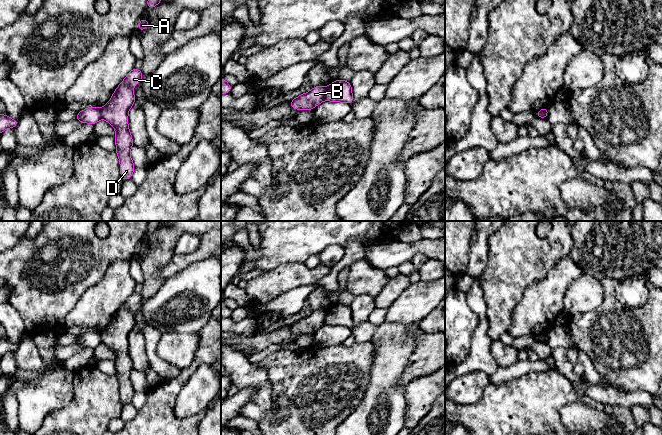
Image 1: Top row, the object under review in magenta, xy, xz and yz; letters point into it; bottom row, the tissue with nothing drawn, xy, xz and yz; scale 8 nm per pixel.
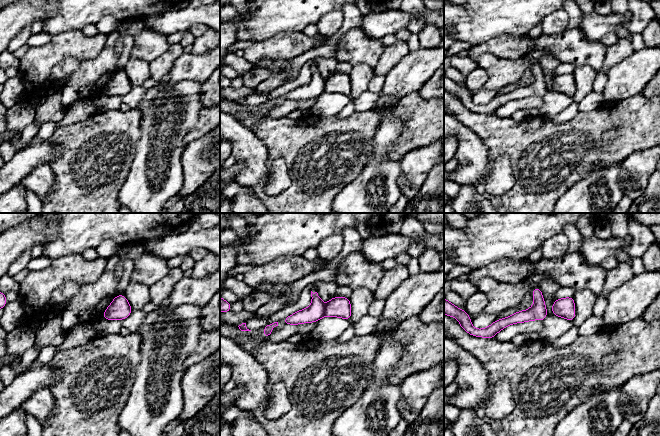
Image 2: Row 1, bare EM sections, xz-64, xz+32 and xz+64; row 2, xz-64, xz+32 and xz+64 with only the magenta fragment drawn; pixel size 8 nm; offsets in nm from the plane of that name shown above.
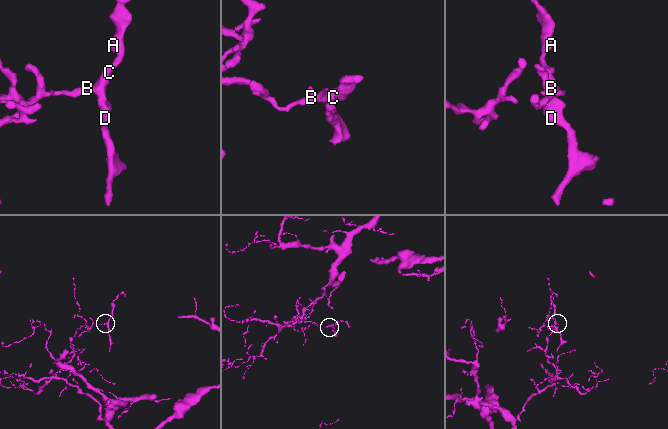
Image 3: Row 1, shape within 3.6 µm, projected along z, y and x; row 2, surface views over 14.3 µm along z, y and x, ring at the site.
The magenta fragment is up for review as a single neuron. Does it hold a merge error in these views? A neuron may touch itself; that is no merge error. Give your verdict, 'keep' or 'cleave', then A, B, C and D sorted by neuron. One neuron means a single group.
cleave; A C D / B

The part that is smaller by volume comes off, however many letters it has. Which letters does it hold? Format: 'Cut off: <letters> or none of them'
Cut off: A, C, D

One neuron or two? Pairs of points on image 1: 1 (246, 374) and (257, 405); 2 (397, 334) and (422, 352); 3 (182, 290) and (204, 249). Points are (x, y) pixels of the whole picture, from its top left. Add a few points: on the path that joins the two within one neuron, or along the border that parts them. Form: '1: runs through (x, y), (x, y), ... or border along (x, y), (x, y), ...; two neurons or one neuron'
1: runs through (254, 380), (261, 387), (261, 397); one neuron
2: border along (414, 324), (409, 333), (415, 348), (405, 368); two neurons
3: border along (210, 257), (193, 262), (176, 273); two neurons

